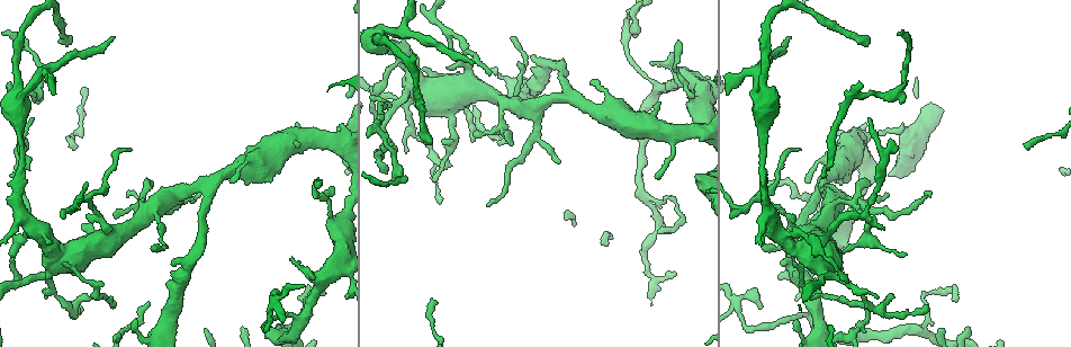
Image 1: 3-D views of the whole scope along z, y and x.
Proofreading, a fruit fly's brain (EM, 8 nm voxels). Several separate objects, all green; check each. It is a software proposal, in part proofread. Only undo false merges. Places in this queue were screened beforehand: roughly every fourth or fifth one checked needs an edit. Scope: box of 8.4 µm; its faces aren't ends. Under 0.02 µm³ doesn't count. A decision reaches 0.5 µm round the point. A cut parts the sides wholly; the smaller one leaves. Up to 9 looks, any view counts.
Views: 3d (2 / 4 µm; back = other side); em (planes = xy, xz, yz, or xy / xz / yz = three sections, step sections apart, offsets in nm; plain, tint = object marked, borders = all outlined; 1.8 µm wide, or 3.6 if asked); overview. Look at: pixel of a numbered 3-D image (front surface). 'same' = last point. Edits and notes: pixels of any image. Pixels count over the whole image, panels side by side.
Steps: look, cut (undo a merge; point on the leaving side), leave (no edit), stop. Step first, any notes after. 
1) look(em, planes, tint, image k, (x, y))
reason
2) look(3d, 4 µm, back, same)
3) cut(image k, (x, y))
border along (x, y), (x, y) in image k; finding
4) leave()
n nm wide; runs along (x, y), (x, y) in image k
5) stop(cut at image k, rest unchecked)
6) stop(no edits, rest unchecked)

look(3d, 2 µm, image 1, (538, 128))
side arm on a straight run

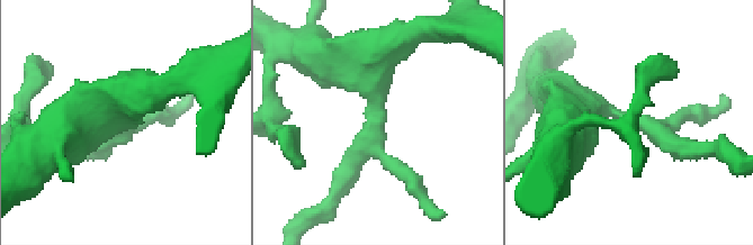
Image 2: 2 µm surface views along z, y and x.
look(em, planes, tint, image 2, (121, 118))

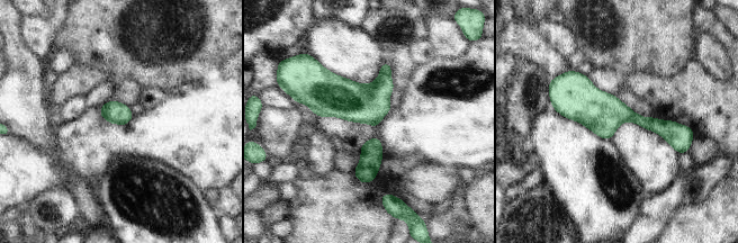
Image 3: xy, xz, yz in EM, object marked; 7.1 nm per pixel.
leave()
runs along (557, 104), (622, 113), (687, 136) in image 3; continuous, no second cell

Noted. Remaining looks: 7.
look(em, planes, tint, image 1, (766, 94))
calibre changes

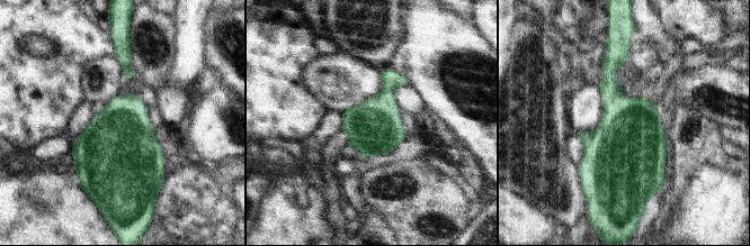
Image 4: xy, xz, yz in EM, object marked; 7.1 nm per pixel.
leave()
one cell here

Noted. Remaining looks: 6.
look(3d, 4 µm, image 1, (877, 309))
abrupt turn

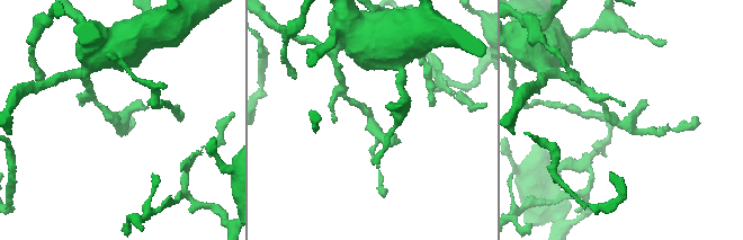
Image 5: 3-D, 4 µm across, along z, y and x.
look(em, yz, step 4, tint, image 5, (117, 123))

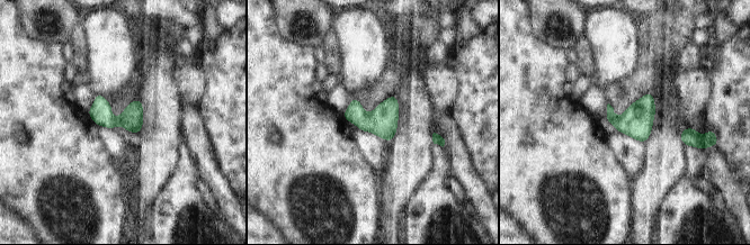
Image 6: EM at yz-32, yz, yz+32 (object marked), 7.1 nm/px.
look(em, planes, tint, same)

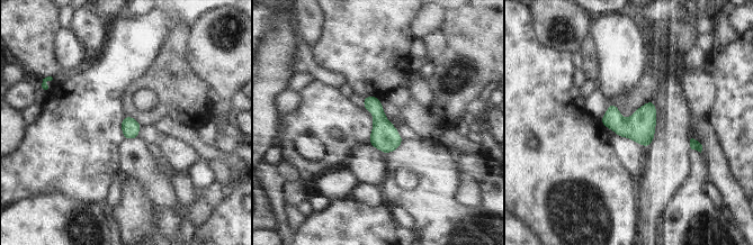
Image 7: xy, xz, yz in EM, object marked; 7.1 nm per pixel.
leave()
one cell here

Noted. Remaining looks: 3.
look(3d, 2 µm, image 1, (663, 89))
three arms meet

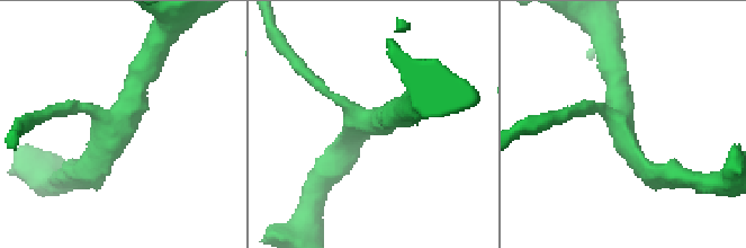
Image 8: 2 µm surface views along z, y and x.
look(em, 3.6 µm, planes, tint, image 8, (376, 121))
3 arms; shape alone is not enough

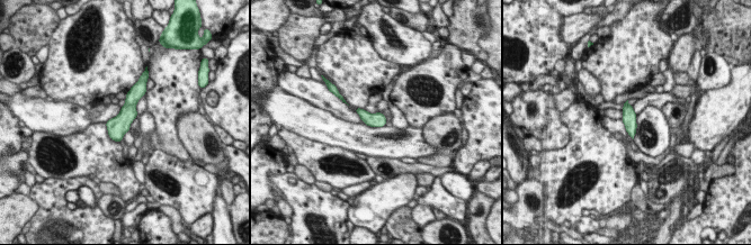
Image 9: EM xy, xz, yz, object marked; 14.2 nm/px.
leave()
runs along (134, 89), (117, 138) in image 9; one cell here

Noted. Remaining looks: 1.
stop(no edits, rest unchecked)

